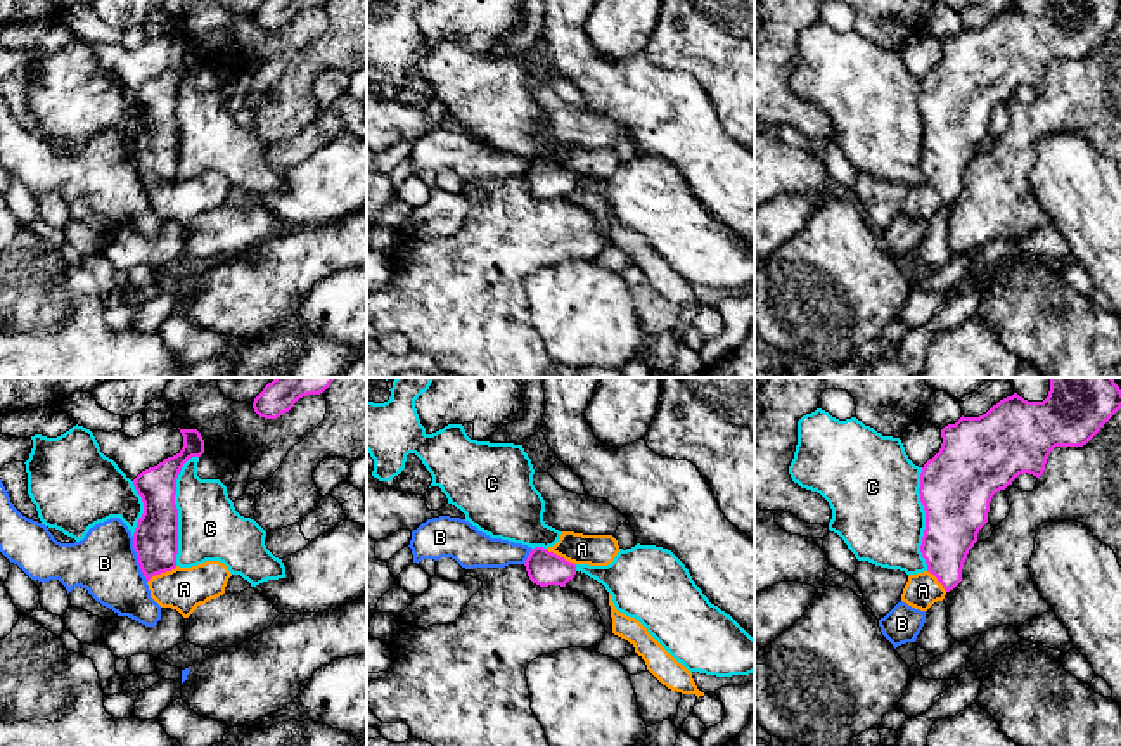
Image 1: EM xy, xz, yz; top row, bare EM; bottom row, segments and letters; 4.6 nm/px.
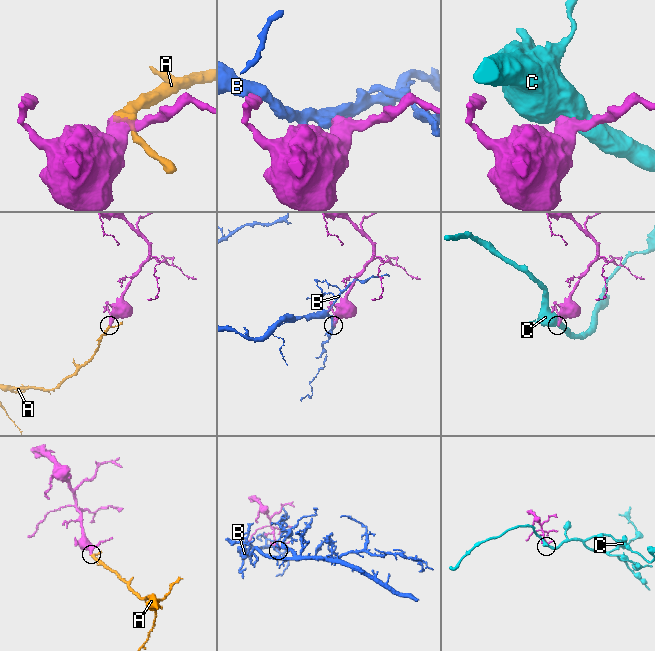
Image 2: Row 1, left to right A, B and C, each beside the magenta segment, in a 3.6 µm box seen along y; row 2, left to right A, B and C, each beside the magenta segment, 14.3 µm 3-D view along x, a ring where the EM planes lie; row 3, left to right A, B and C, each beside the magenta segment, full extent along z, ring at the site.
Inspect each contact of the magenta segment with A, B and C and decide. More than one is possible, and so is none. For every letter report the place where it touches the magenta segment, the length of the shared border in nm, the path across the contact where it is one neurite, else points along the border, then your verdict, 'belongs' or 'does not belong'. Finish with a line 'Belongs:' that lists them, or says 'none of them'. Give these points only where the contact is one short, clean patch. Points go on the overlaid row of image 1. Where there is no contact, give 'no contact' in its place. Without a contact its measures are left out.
A: contact xy (161, 572); length 160 nm; way xy (156, 535), (156, 556), (161, 572), (177, 587), (184, 589); belongs
B: contact xy (139, 559); length 220 nm; does not belong
C: contact xy (175, 508); length 500 nm; does not belong
Belongs: A

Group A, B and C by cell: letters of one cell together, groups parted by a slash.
A / B / C

